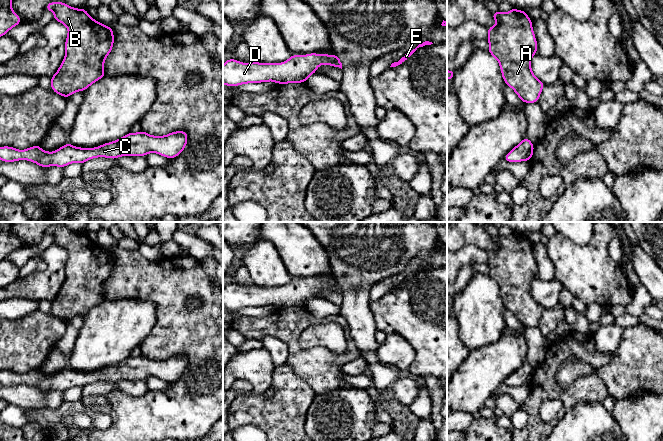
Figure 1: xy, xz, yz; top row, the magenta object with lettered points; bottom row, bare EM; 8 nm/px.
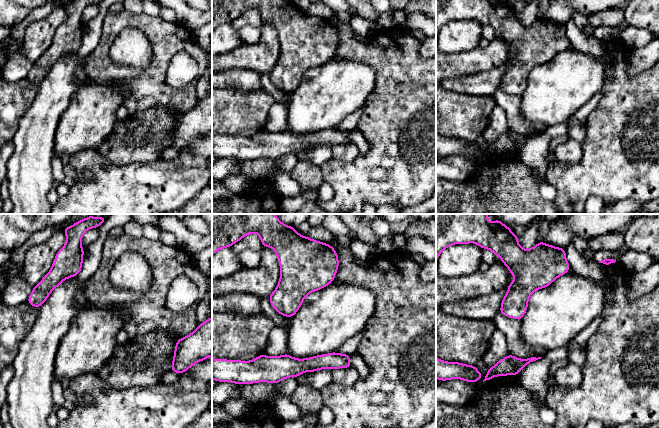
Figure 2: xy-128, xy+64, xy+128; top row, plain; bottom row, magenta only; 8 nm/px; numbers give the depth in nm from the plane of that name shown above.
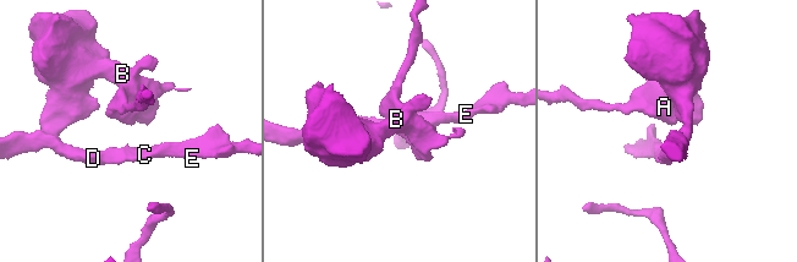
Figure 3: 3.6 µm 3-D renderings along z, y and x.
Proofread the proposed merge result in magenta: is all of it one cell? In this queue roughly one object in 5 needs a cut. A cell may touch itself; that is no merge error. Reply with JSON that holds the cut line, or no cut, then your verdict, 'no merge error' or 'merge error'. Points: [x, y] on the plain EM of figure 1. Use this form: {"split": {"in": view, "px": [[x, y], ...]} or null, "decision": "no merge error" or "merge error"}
{"split": null, "decision": "no merge error"}

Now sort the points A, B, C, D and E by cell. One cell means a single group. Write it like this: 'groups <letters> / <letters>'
groups A B C D E

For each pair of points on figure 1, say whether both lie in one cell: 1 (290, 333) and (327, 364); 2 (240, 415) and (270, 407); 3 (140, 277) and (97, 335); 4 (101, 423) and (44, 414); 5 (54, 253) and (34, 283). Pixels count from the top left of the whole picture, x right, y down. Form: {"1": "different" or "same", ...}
{"1": "same", "2": "same", "3": "different", "4": "same", "5": "same"}

